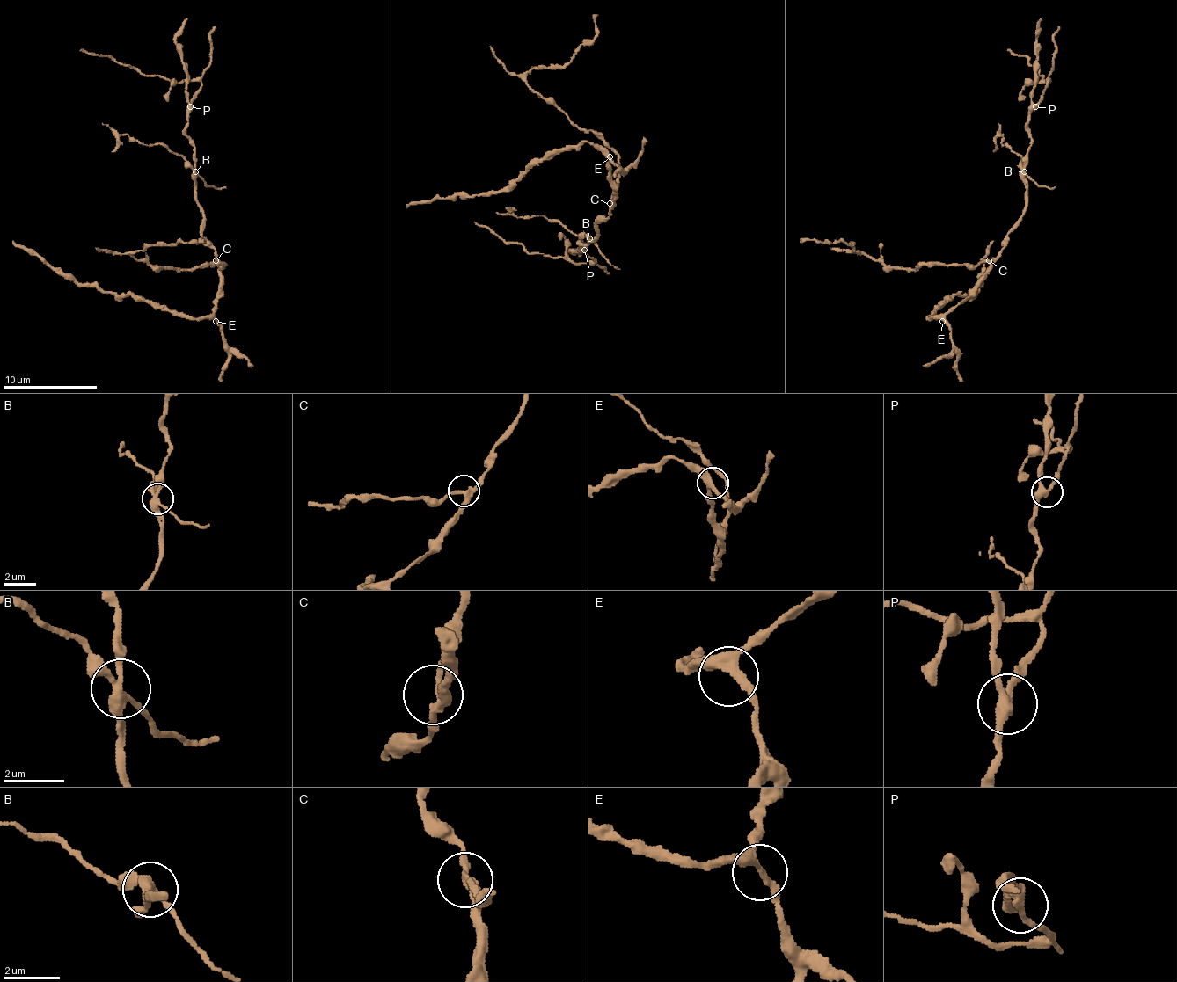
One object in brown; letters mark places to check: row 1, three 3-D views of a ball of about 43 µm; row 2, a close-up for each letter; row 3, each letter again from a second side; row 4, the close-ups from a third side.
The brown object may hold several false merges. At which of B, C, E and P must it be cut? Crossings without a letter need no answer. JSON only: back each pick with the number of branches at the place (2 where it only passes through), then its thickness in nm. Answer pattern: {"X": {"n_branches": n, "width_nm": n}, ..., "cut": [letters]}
{"B": {"n_branches": 4, "width_nm": 320}, "P": {"n_branches": 3, "width_nm": 280}, "cut": ["B", "P"]}

